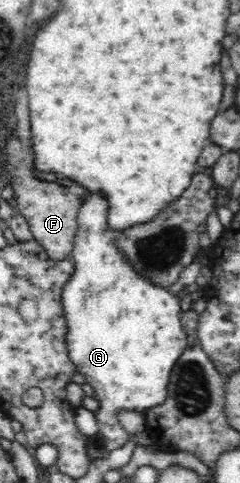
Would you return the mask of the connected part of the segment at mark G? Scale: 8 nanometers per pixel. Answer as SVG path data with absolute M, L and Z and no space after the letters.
M91 193L87 198L83 198L81 209L78 211L77 229L75 232L74 246L70 253L70 258L74 262L74 272L63 286L60 302L62 303L62 310L64 318L67 320L66 326L66 339L67 339L67 352L71 362L75 364L78 373L85 377L85 381L89 384L95 392L94 398L99 401L99 409L94 411L95 420L97 420L97 433L100 447L105 453L123 447L129 439L129 434L123 428L118 419L119 411L127 410L145 415L149 409L161 406L167 399L167 389L170 383L171 373L174 372L175 364L178 363L179 357L187 350L187 335L184 327L182 326L180 313L184 311L188 300L186 295L179 294L173 296L162 285L155 285L151 283L146 277L141 277L134 269L133 266L122 256L118 245L116 245L117 231L110 229L107 223L108 218L108 203L107 198L102 193Z

